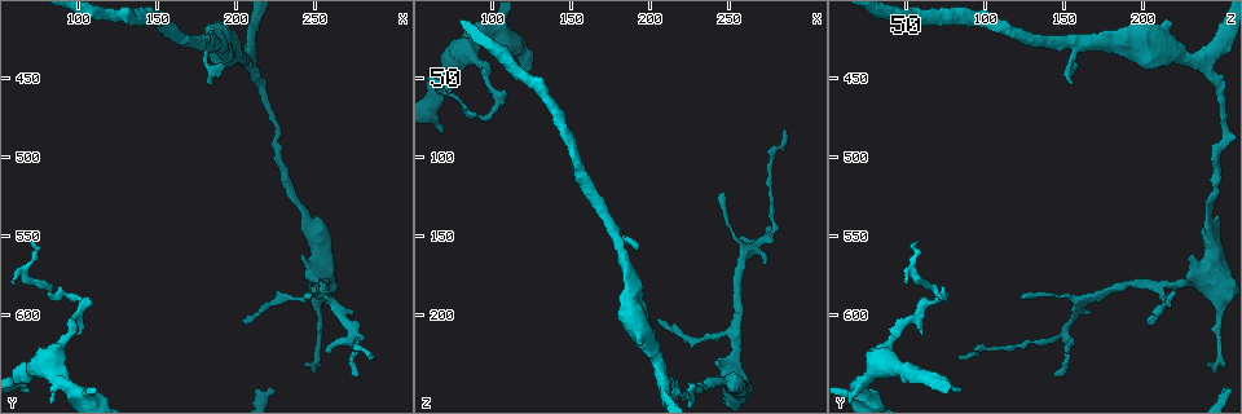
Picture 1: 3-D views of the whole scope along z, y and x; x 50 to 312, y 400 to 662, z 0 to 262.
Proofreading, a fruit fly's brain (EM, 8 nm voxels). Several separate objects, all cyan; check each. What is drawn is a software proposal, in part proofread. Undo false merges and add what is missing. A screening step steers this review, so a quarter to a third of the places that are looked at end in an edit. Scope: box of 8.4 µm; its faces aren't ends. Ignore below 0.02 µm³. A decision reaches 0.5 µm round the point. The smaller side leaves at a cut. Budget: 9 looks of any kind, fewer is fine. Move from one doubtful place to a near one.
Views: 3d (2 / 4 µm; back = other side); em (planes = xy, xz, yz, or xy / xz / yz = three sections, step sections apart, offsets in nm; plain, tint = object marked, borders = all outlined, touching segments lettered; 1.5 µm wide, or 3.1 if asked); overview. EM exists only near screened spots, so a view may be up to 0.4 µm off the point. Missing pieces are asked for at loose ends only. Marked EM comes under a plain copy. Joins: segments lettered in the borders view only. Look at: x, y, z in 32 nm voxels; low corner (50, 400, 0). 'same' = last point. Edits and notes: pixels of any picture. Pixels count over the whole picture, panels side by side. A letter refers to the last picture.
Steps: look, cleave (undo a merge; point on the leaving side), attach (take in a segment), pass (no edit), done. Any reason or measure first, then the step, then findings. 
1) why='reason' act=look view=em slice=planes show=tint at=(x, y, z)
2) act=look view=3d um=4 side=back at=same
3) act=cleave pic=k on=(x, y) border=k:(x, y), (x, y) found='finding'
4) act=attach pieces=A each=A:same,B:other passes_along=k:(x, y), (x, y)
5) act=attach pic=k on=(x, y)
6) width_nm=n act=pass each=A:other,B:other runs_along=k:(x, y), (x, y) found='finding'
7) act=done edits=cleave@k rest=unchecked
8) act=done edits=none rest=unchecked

why='an open end' act=look view=em slice=xz step=4 show=tint at=(68, 646, 82)

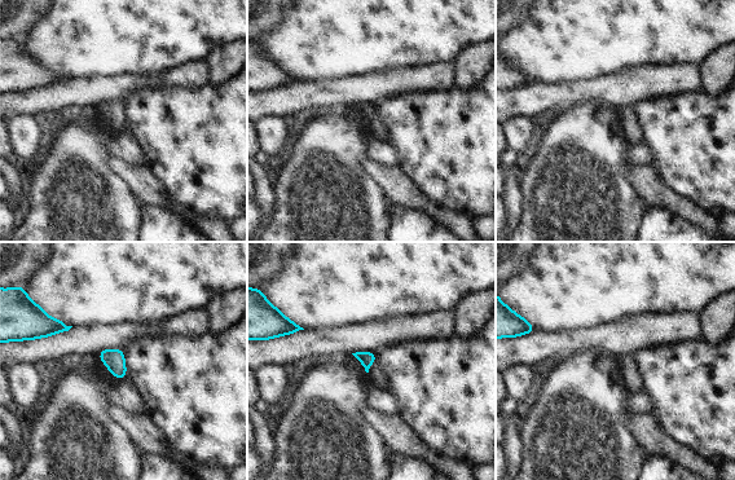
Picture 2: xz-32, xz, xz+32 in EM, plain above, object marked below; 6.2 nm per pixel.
why='cut it another way' act=look view=em slice=xy step=8 show=borders at=same

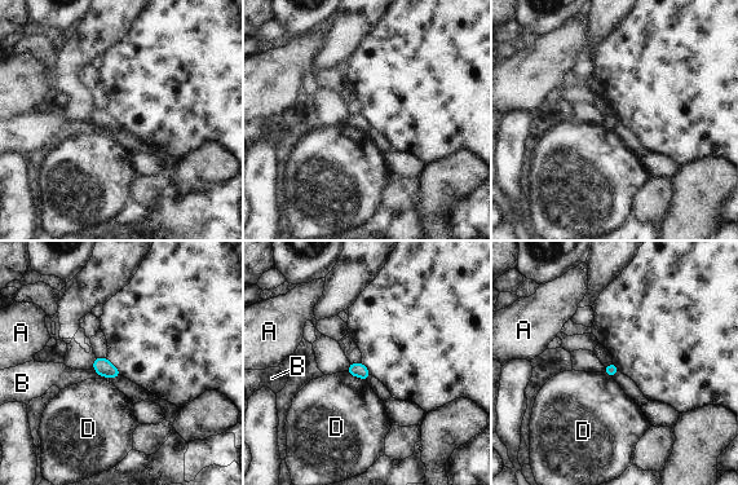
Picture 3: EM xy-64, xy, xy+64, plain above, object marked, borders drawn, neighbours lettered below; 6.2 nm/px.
act=pass each=A:other,B:other,D:other border=3:(347, 370), (366, 380) found='none of them fits'

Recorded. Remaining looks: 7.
why='an open end' act=look view=em slice=planes show=borders at=(256, 624, 152)

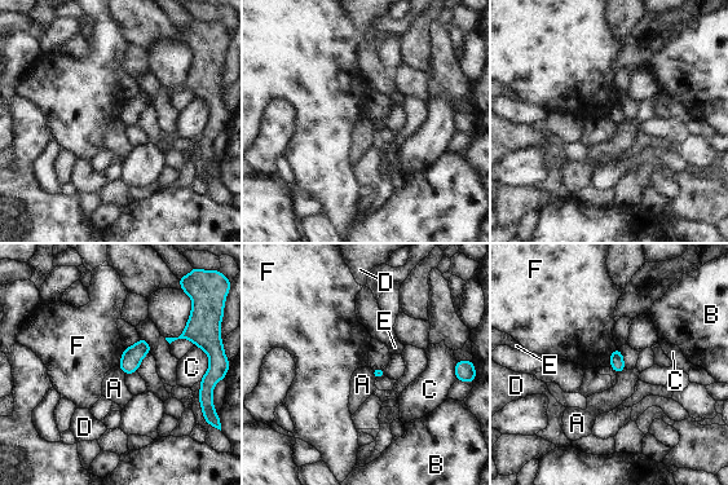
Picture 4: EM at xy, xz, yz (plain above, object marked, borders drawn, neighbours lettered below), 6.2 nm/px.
act=pass each=A:other,B:other,C:other,D:other,E:other,F:other found='none of them fits'

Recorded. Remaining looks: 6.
why='branch stops here' act=look view=em slice=planes show=borders at=(284, 628, 84)

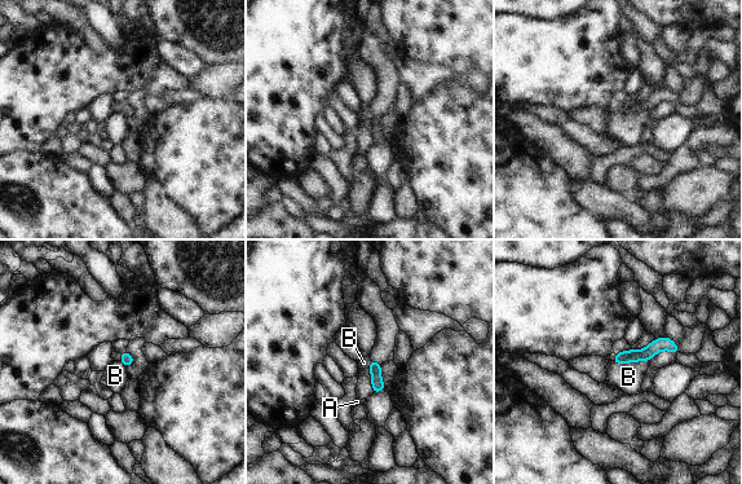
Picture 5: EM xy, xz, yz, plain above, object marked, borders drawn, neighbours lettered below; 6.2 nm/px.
act=pass each=A:other,B:other border=5:(649, 360), (613, 364) found='none of them fits'

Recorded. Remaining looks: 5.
why='sudden change in width' act=look view=em slice=planes show=borders at=(210, 442, 240)

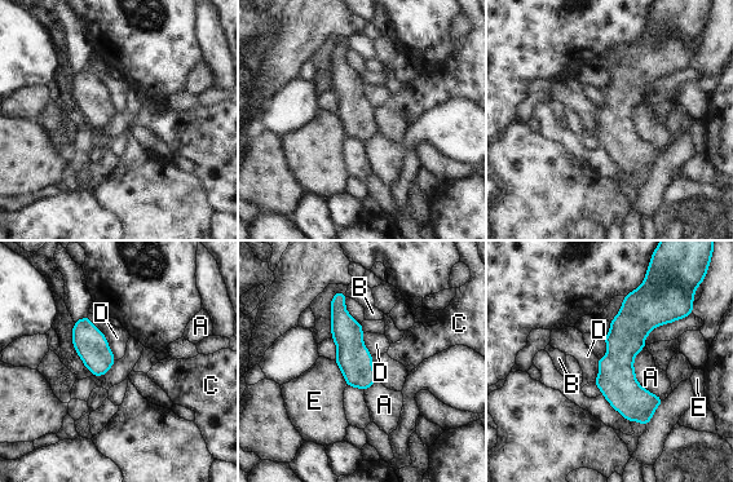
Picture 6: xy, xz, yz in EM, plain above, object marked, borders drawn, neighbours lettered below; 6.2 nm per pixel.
act=pass each=A:other,B:other,C:other,D:other,E:other border=6:(87, 315), (104, 335), (116, 359) found='continuous, no second cell'

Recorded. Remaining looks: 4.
act=done edits=none rest=unchecked

